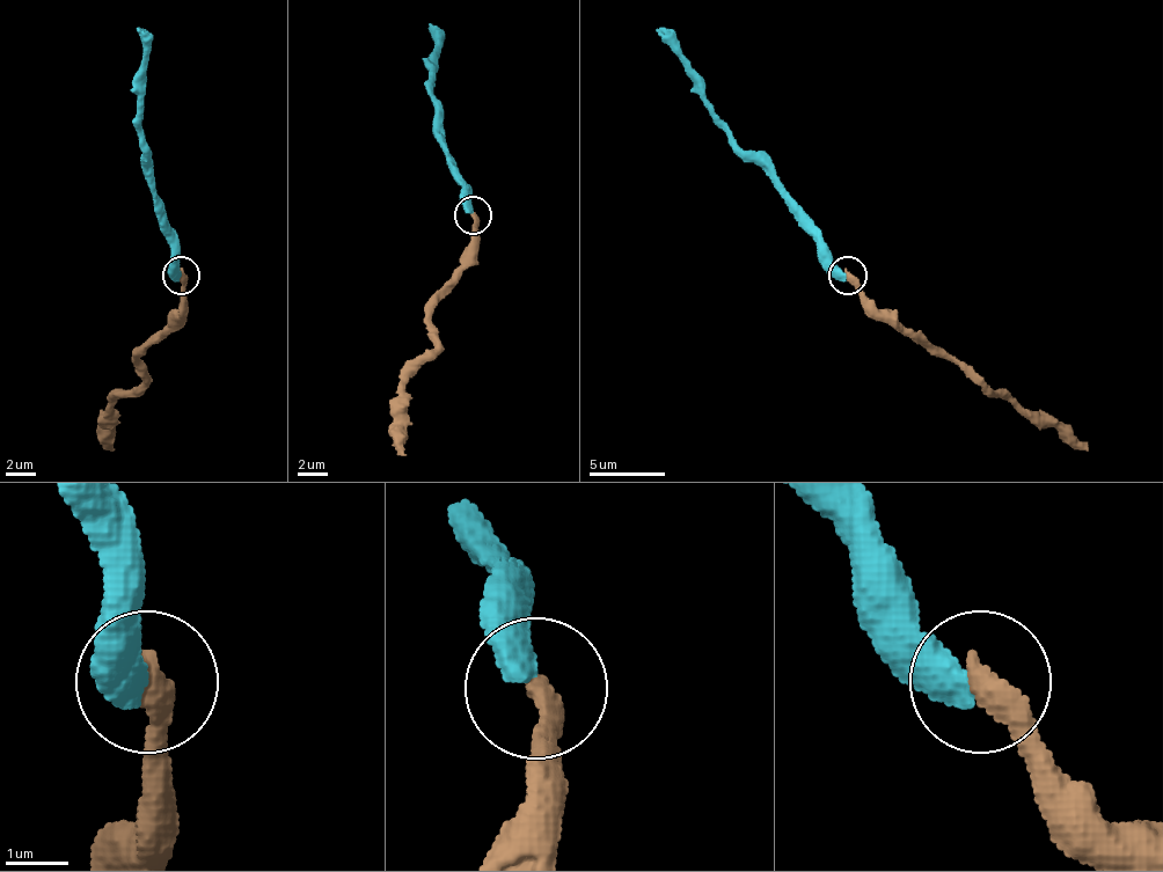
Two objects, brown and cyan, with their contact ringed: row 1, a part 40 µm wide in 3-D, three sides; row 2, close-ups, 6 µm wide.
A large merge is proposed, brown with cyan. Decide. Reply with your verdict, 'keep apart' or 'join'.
join

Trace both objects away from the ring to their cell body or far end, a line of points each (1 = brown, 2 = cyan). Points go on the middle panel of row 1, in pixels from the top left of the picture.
1: (474, 215), (470, 257), (432, 310), (432, 352), (406, 386), (406, 419), (399, 454)
2: (474, 212), (439, 132), (432, 80), (436, 50), (429, 27)

